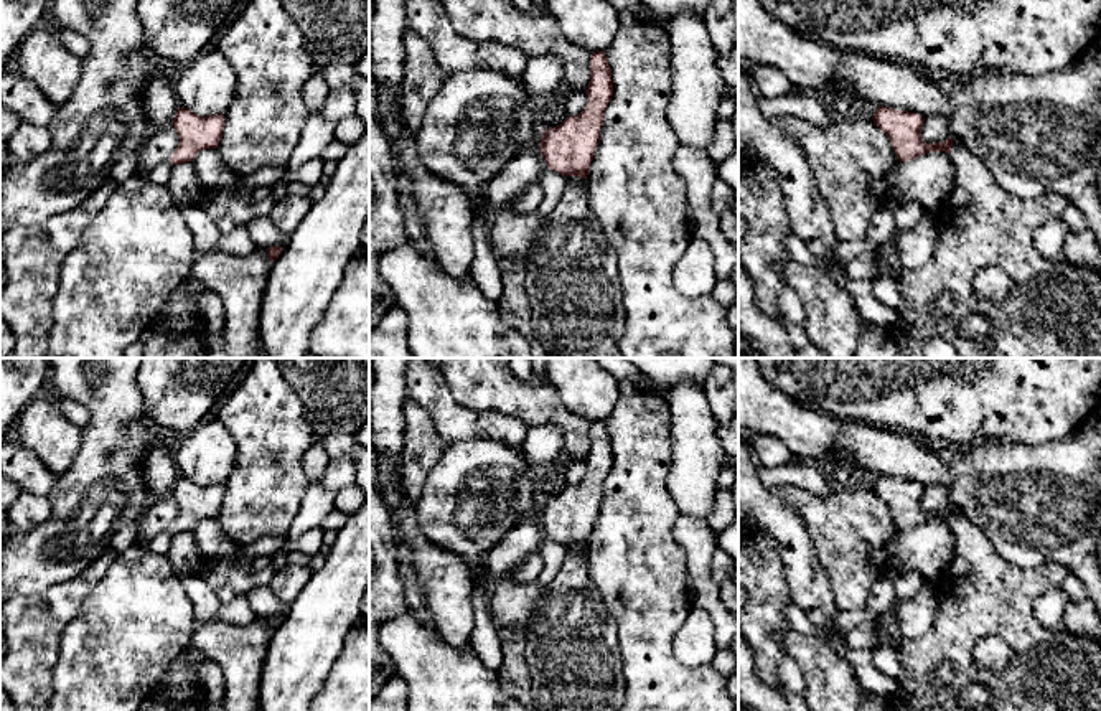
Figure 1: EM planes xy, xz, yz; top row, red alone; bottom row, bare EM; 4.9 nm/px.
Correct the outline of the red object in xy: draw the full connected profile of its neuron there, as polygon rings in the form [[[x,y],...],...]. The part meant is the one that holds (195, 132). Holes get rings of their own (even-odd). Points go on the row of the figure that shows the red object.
[[[178,107],[171,125],[180,139],[170,157],[171,165],[193,162],[196,153],[206,148],[218,148],[224,130],[224,115],[198,115],[190,109]]]

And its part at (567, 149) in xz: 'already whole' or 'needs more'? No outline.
already whole

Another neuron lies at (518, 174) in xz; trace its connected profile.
[[[531,145],[511,158],[481,190],[483,206],[504,208],[547,168],[541,152]]]

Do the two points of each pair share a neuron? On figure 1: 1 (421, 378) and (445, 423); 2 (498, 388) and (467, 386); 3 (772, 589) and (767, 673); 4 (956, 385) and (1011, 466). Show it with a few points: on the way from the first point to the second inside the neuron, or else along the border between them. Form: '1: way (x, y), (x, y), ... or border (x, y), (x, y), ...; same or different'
1: way (429, 390), (445, 411); same
2: way (490, 386), (475, 386); same
3: way (767, 611), (767, 652); same
4: border (1032, 444), (976, 439), (956, 447); different

